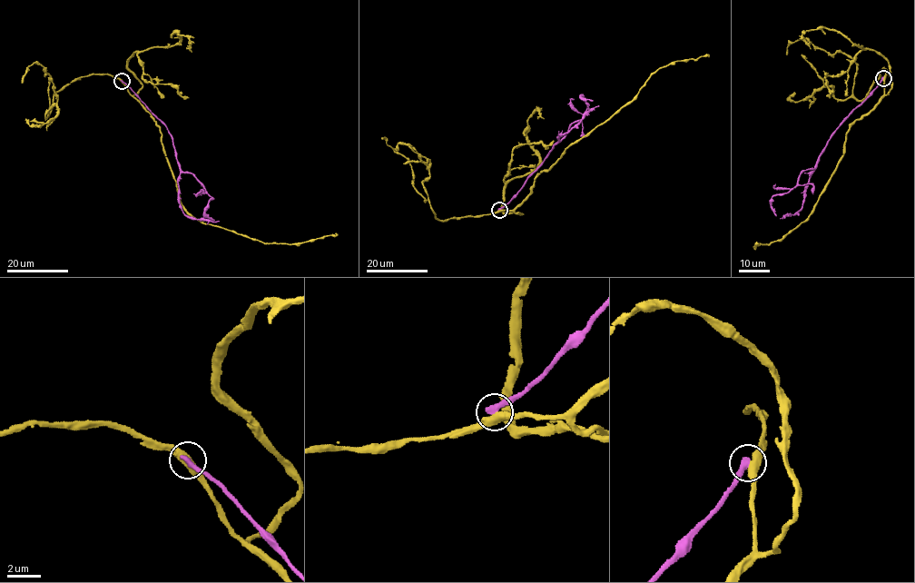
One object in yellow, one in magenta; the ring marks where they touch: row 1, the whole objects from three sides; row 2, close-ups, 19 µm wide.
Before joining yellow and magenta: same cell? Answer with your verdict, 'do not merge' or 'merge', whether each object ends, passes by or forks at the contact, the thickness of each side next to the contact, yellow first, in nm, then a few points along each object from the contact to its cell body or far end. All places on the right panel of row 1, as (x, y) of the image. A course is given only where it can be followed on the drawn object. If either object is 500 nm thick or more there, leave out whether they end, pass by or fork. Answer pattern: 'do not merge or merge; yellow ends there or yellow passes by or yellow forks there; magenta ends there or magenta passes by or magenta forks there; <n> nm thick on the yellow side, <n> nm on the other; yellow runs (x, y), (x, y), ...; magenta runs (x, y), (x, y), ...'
do not merge; yellow passes by; magenta ends there; 480 nm thick on the yellow side, 420 nm on the other; yellow runs (882, 78), (884, 93), (869, 113), (850, 127), (844, 153), (808, 217), (780, 240), (755, 247), (757, 242); magenta runs (882, 78), (831, 136), (813, 168), (802, 171), (796, 184), (787, 192), (772, 197), (771, 207), (776, 215)

